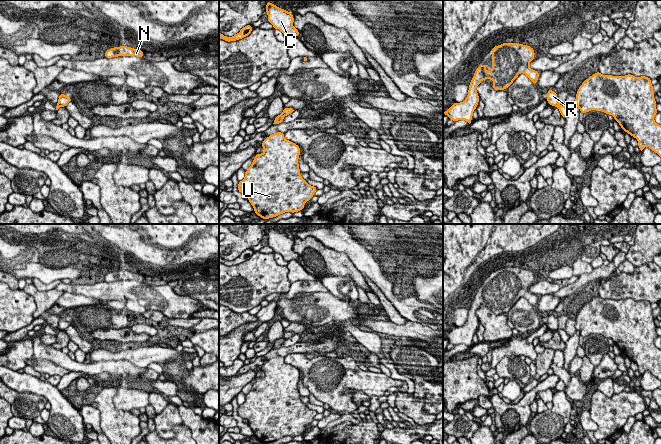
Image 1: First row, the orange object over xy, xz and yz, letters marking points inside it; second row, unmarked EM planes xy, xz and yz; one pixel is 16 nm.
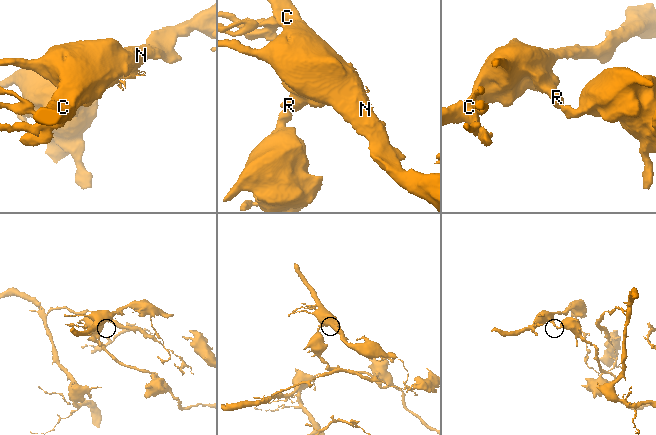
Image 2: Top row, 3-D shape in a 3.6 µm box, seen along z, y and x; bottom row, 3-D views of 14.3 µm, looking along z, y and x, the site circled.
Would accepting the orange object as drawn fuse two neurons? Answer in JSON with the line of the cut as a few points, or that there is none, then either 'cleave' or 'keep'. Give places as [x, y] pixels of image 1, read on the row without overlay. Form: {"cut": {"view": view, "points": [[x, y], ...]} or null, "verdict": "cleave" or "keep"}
{"cut": {"view": "xz", "points": [[282, 337], [285, 339]]}, "verdict": "cleave"}

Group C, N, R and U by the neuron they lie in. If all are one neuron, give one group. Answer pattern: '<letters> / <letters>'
C N R / U

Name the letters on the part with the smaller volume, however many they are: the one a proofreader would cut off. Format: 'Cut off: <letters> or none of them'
Cut off: C, N, R

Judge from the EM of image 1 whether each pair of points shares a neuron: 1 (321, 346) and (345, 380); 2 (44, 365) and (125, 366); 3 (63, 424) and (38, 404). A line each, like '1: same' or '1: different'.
1: different
2: different
3: different

